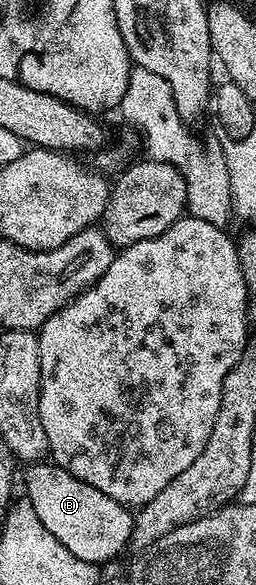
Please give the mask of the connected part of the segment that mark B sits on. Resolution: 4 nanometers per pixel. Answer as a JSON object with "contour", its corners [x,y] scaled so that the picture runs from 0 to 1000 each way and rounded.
{"contour":[[[203,788],[133,790],[109,802],[94,844],[137,863],[168,904],[199,911],[281,949],[344,962],[410,966],[473,937],[504,935],[520,920],[520,889],[508,868],[457,860],[418,843],[387,843],[355,829],[309,822]]]}

